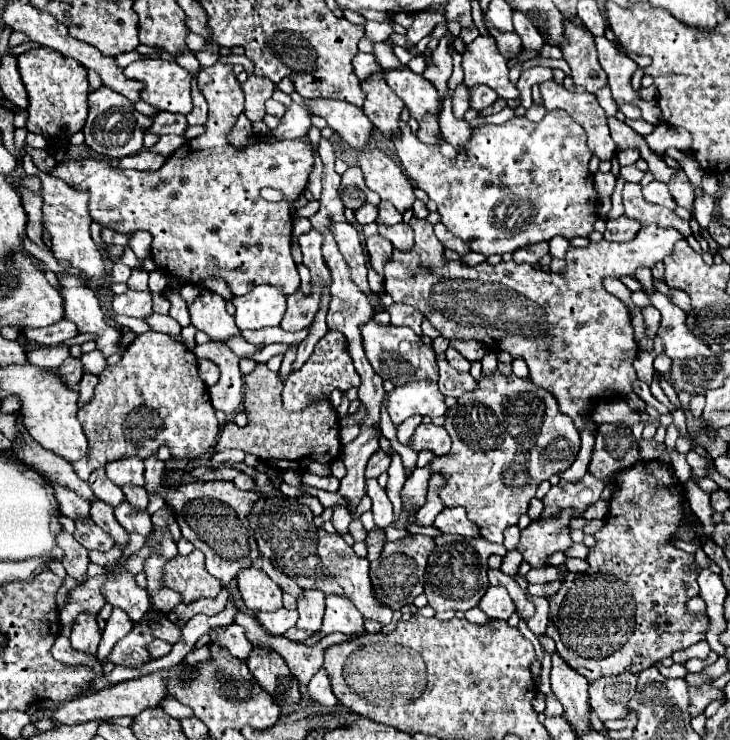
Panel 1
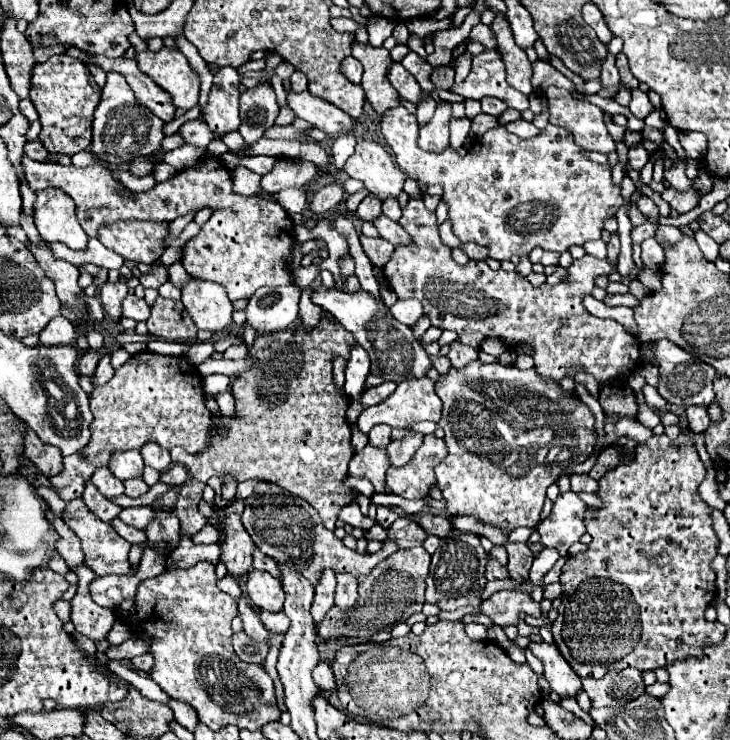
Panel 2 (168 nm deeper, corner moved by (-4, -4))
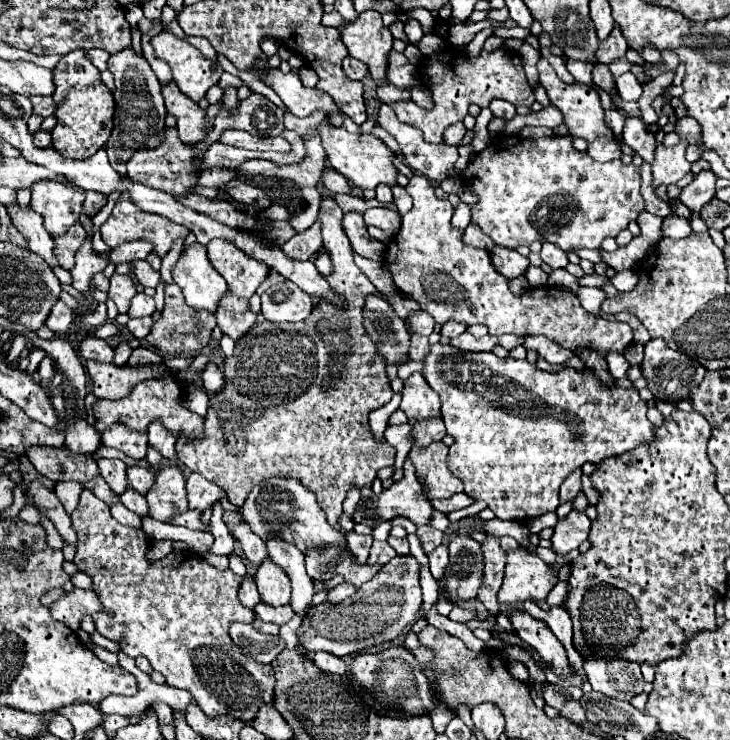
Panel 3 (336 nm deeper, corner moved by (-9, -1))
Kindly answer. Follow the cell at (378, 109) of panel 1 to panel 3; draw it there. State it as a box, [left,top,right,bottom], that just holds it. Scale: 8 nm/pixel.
[339,10,393,80]

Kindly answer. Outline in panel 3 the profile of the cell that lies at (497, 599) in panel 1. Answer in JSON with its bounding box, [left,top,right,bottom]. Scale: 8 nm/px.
[499,548,579,610]

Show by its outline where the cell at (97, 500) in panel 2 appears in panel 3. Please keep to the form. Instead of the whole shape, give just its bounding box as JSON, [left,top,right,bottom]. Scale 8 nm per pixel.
[27,446,99,482]

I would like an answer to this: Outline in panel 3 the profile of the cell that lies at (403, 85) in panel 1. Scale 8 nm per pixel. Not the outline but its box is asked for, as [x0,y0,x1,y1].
[387,52,417,88]

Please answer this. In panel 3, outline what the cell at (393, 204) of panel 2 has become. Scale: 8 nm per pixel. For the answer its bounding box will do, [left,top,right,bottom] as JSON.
[393,184,411,216]

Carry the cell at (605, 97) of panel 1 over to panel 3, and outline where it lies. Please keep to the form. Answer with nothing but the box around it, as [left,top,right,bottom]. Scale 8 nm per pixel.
[597,26,629,64]

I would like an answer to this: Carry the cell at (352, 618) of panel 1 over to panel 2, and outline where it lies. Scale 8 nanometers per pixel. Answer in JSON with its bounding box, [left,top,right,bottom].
[336,575,358,611]

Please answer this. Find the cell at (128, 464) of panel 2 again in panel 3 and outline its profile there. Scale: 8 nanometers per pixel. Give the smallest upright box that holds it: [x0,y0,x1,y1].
[103,424,147,460]

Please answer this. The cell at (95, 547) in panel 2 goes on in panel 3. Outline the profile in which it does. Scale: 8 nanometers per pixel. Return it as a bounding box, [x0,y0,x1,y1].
[71,490,275,722]

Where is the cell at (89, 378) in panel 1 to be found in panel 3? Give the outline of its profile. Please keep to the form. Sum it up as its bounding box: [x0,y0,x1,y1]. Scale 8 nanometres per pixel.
[115,342,131,366]

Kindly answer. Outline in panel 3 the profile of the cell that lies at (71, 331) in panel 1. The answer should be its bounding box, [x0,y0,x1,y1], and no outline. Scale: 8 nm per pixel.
[45,300,73,334]

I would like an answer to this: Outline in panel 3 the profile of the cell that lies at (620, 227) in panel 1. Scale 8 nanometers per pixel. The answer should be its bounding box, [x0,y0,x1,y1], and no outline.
[663,214,691,238]

